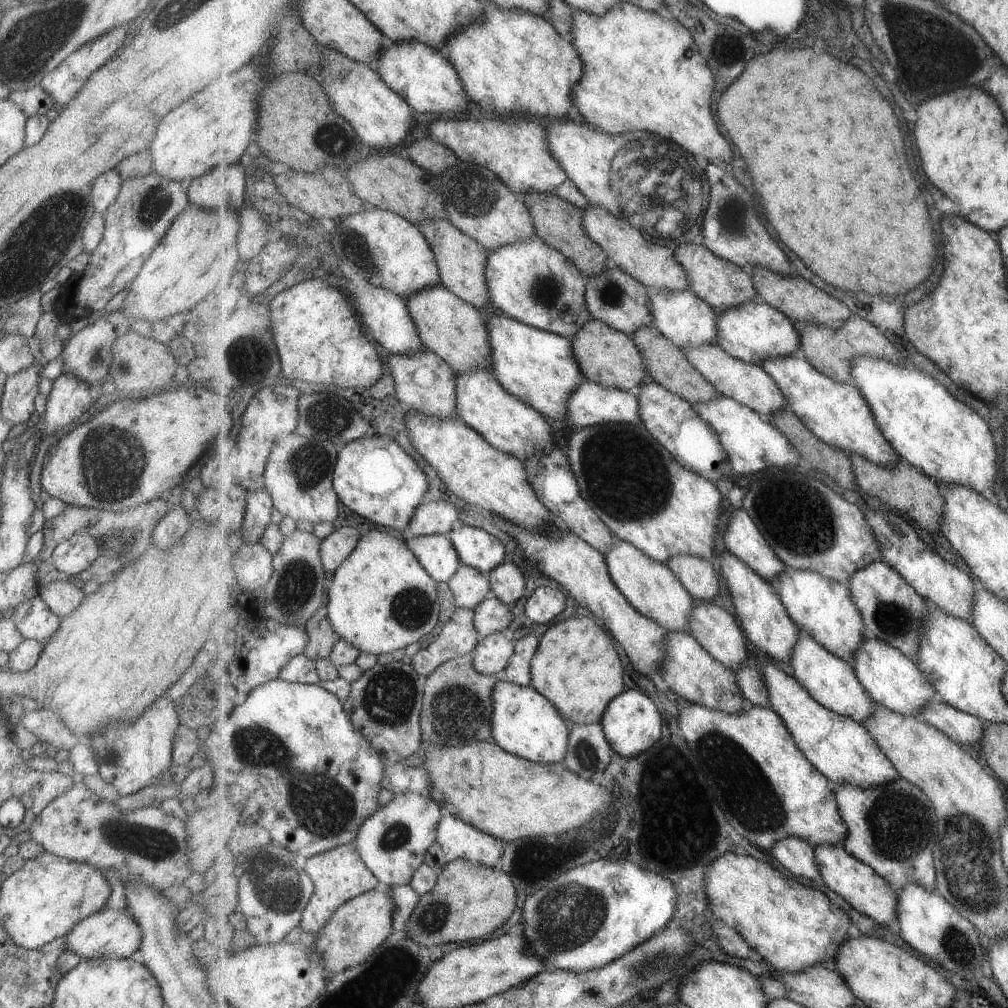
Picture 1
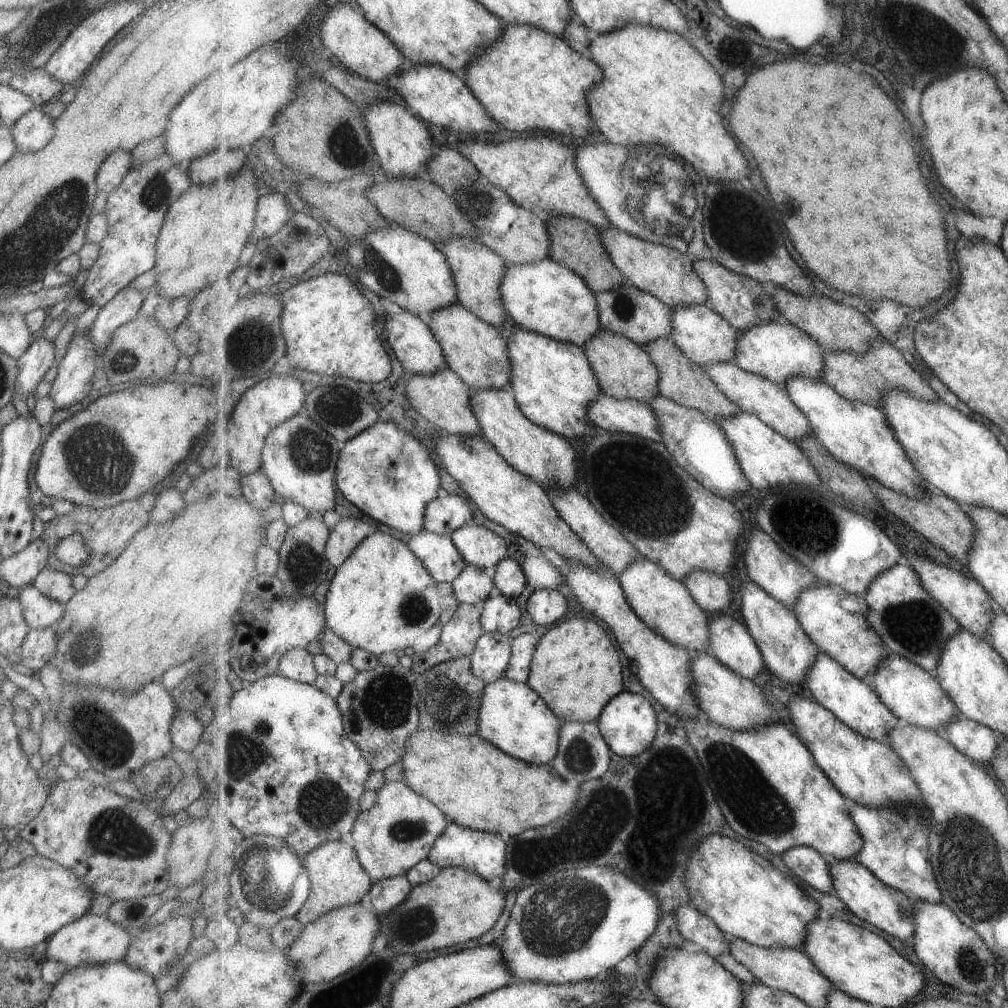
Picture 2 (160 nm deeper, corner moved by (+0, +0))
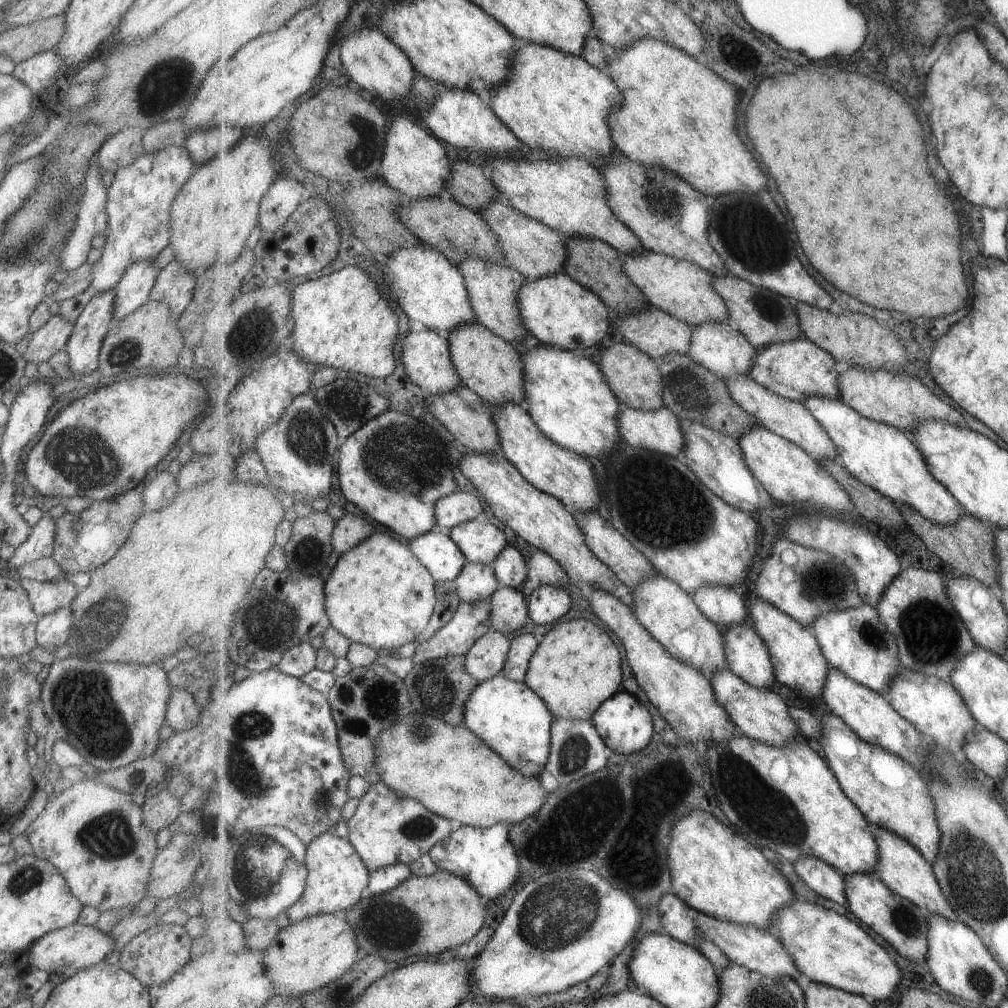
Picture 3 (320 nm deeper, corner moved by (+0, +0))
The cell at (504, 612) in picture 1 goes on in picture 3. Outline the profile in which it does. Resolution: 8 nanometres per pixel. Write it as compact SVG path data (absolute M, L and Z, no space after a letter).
M501 586L492 596L492 629L505 634L525 626L530 618L528 597L521 588Z

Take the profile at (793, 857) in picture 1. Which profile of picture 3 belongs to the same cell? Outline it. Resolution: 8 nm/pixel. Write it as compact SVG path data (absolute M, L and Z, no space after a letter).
M803 857L793 863L800 878L820 896L847 907L848 889L845 875L817 857Z

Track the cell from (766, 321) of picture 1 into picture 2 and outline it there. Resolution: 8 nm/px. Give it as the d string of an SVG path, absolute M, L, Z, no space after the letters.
M783 320L759 325L740 332L740 347L734 363L747 372L755 373L787 386L786 381L794 375L805 375L823 380L825 368L825 350L809 333Z

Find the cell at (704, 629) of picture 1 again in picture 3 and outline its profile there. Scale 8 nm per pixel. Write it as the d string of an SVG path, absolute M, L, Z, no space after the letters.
M749 624L725 629L728 666L737 676L760 689L776 680L776 668L768 644Z

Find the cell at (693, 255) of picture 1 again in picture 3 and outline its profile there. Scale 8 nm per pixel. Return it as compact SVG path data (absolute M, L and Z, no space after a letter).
M733 274L714 275L713 286L728 304L732 325L745 333L751 344L757 348L805 338L797 312L798 302L772 290L758 287Z

